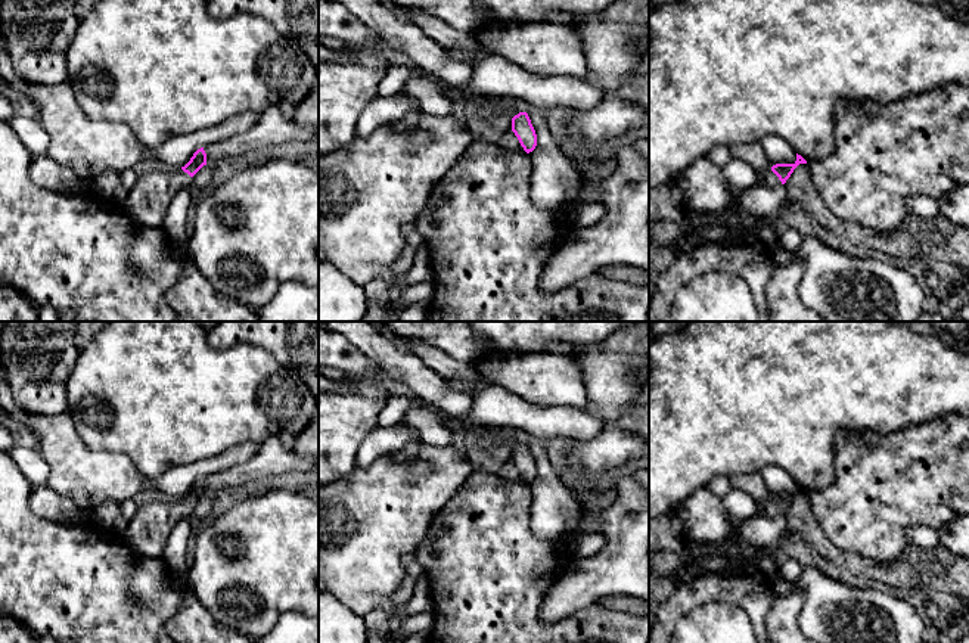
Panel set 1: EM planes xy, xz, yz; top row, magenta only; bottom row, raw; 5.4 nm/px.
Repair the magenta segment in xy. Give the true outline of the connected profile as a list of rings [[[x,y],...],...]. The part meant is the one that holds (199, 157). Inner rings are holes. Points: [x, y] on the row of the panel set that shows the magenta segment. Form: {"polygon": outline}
{"polygon": [[[204,147],[177,173],[150,171],[140,175],[122,202],[122,209],[139,226],[161,229],[174,196],[193,181],[193,175],[206,165]]]}

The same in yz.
{"polygon": [[[796,153],[796,161],[793,164],[773,165],[771,170],[765,174],[763,184],[767,187],[779,187],[785,184],[799,164],[807,164],[807,161]]]}

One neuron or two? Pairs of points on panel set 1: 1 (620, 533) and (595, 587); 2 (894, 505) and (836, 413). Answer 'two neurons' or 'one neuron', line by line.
1: one neuron
2: two neurons

